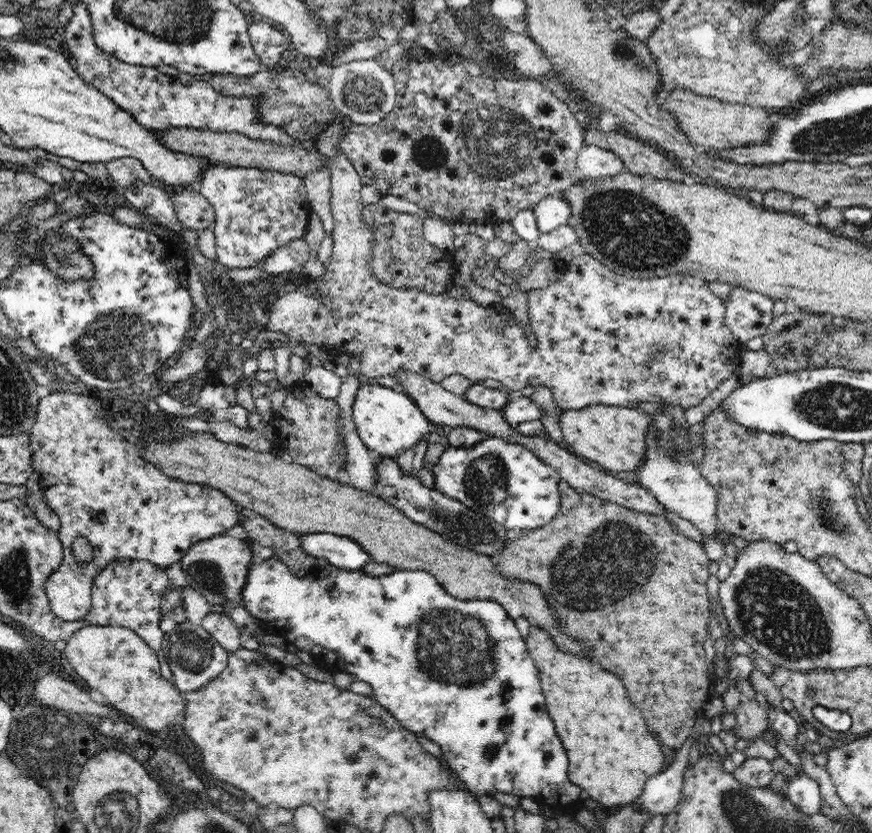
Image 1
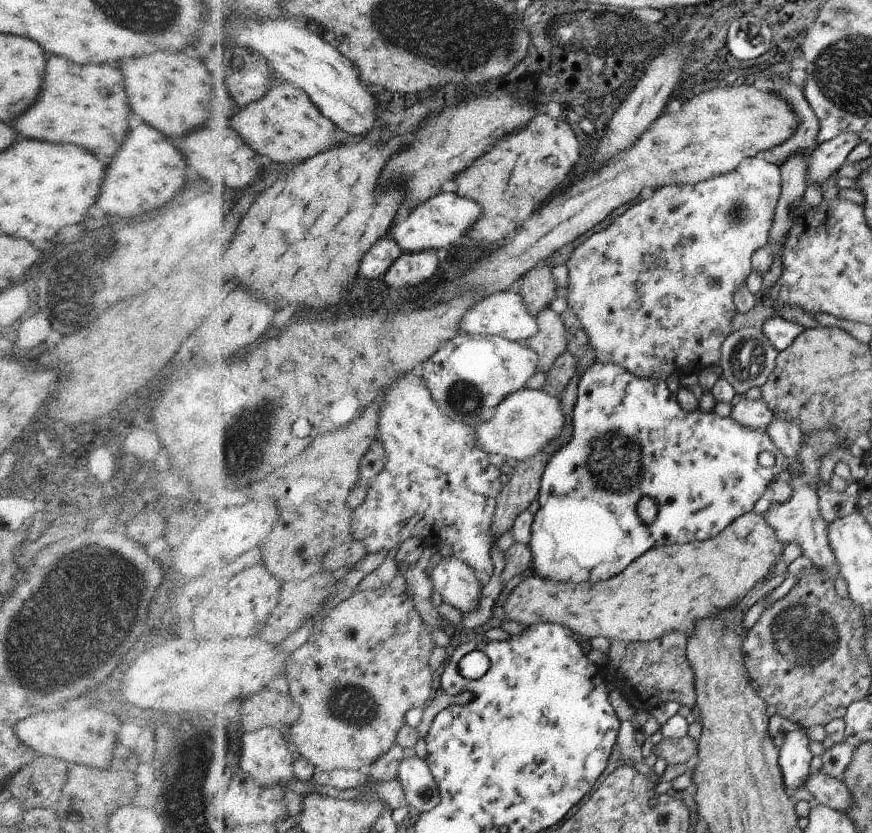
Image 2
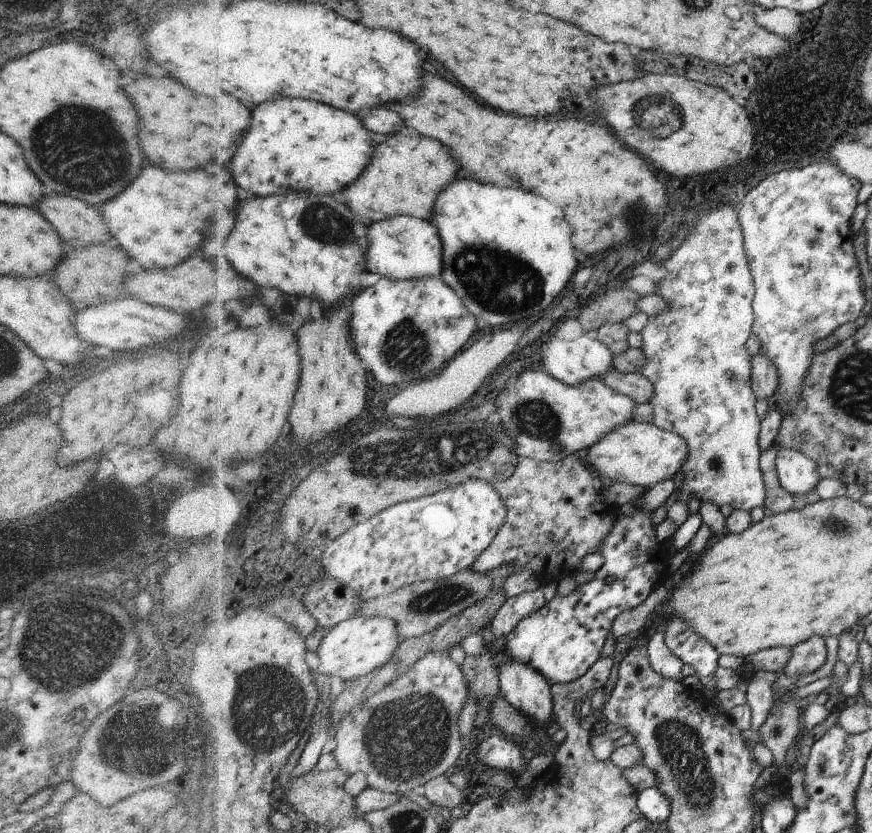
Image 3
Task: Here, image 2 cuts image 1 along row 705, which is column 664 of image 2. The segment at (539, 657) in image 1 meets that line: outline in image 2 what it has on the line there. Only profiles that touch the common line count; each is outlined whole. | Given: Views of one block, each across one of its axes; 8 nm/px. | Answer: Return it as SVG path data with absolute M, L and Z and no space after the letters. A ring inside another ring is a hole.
M750 511L737 518L732 525L718 536L710 538L708 542L654 547L654 550L642 554L642 558L638 558L638 562L634 562L634 566L628 566L622 574L606 582L590 584L588 588L582 588L582 584L574 588L568 582L553 583L552 580L544 580L532 575L522 580L510 592L504 602L503 610L507 620L515 620L525 625L556 623L570 628L574 634L580 634L586 639L606 636L624 642L634 642L634 640L656 640L670 630L692 632L696 618L706 618L708 614L716 614L722 608L734 604L736 600L744 601L746 594L756 583L763 582L768 575L774 574L782 548L786 546L786 542L777 538L777 531L766 522L764 513Z

